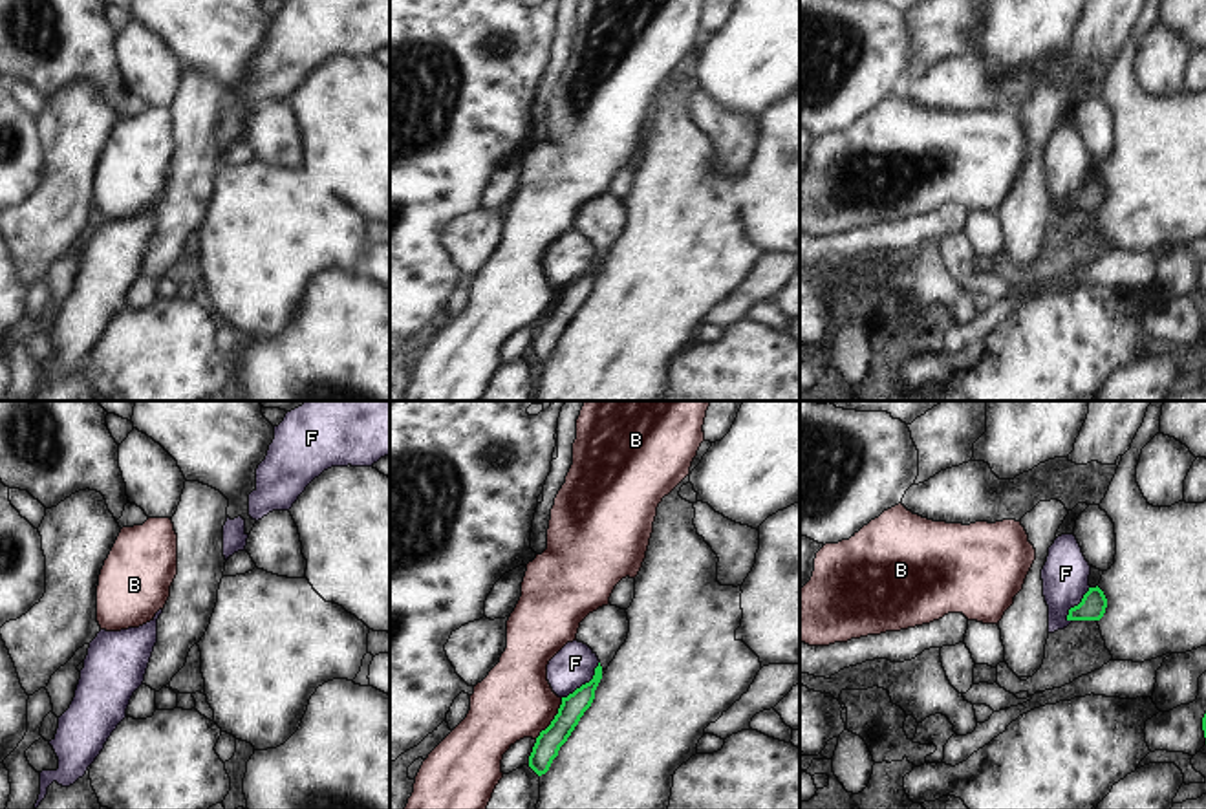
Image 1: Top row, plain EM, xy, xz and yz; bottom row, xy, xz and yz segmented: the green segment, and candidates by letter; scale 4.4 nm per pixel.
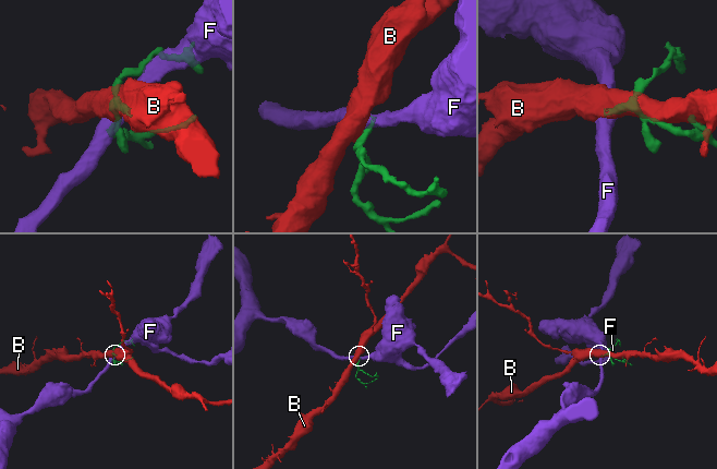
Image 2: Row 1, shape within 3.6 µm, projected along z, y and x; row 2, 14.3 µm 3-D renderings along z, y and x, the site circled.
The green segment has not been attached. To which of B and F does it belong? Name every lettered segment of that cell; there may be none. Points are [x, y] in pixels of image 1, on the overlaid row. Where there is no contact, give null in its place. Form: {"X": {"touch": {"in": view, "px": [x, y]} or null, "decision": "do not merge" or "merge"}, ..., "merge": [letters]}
{"B": {"touch": {"in": "xz", "px": [555, 718]}, "decision": "do not merge"}, "F": {"touch": {"in": "xz", "px": [586, 683]}, "decision": "do not merge"}, "merge": []}

